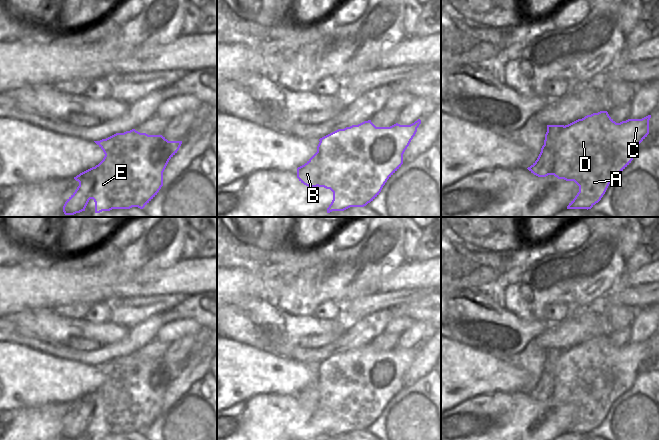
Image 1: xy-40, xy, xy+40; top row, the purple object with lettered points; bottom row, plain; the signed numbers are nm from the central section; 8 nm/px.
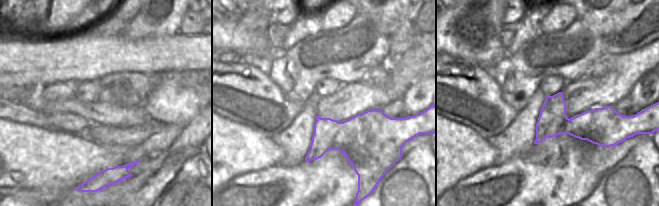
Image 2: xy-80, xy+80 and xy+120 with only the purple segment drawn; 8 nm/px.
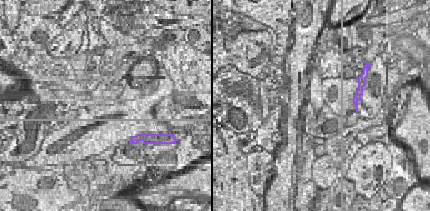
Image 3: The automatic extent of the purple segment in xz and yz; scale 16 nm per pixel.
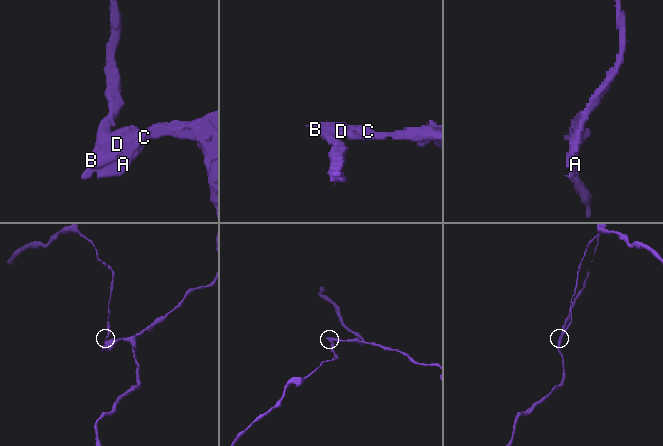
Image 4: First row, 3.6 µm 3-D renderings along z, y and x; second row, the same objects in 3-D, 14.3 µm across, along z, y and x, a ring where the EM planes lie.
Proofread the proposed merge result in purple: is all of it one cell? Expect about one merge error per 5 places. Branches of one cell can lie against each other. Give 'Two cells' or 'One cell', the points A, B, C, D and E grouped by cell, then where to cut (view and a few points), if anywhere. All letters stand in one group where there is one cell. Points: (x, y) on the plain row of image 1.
Two cells. Groups: A C D E / B. Split along xy (320, 366), (320, 397), (317, 409).

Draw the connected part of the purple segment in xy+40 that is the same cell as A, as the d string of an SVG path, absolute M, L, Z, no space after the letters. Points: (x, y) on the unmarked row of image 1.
M600 335L565 349L556 359L549 360L549 364L544 367L547 374L540 382L540 385L545 388L543 401L554 399L558 403L574 405L579 410L579 416L569 427L567 433L588 434L601 424L613 402L631 387L639 368L649 358L650 342L651 339L648 339L642 343L628 343L616 347L607 335Z

